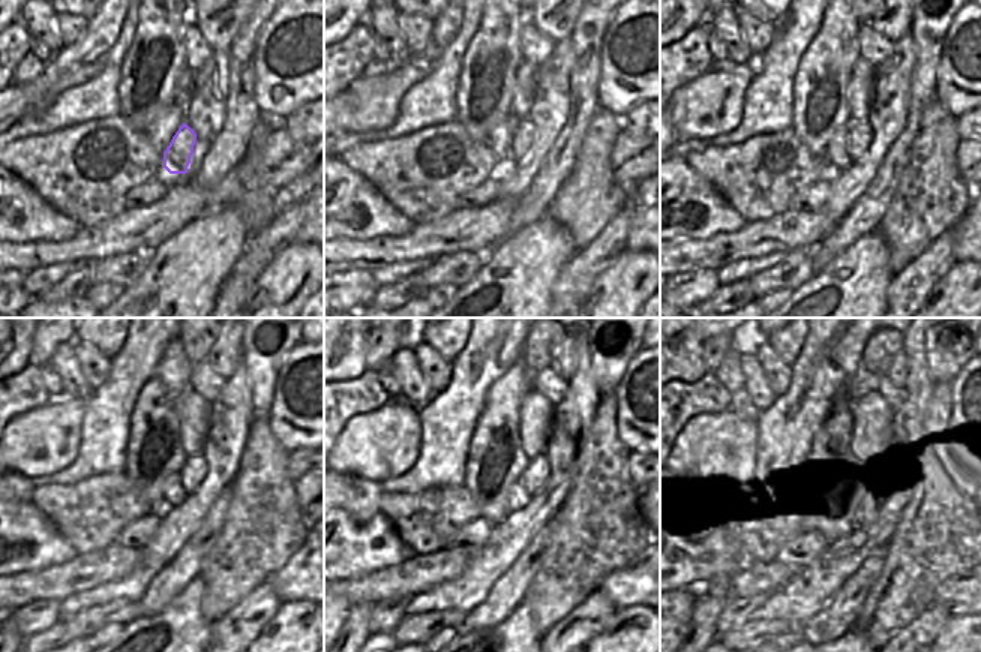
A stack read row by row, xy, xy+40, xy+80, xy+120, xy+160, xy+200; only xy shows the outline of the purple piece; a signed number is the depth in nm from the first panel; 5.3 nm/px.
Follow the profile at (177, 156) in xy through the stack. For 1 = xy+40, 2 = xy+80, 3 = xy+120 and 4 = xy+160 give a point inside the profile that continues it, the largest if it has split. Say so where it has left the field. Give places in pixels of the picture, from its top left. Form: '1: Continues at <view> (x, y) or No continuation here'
1: Continues at xy+40 (524, 135)
2: Continues at xy+80 (860, 134)
3: Continues at xy+120 (195, 468)
4: Continues at xy+160 (537, 471).

